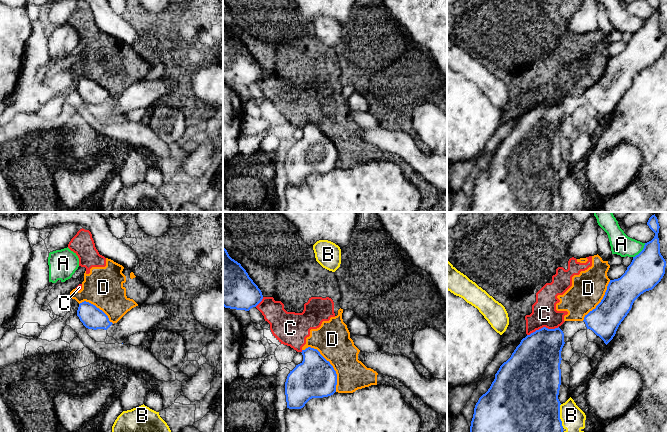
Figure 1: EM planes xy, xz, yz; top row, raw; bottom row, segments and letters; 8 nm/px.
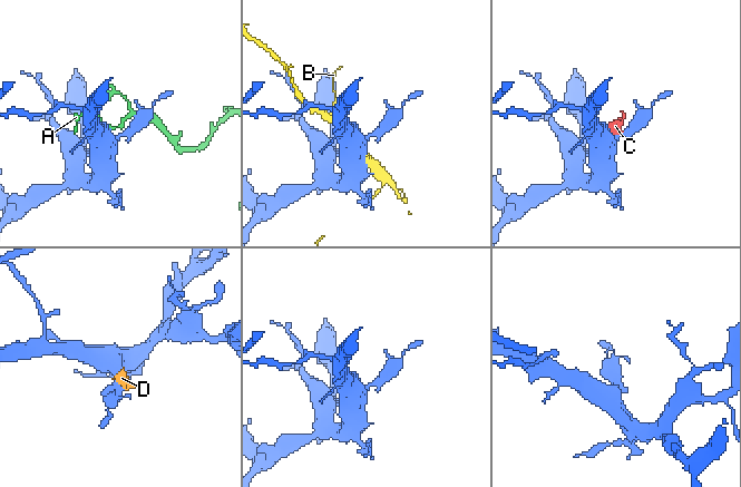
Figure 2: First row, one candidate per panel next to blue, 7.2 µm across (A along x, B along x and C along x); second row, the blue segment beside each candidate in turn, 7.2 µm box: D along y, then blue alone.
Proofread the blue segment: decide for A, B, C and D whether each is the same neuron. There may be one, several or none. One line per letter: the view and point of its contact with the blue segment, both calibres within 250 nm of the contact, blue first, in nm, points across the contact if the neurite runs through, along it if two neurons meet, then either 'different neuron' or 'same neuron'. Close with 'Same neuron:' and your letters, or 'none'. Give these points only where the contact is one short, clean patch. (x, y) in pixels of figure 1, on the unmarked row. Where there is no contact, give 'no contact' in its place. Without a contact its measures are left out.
A: yz (641, 27) | 280/170 nm | different neuron
B: yz (559, 192) | 500/190 nm | different neuron
C: yz (543, 103) | 360/200 nm | different neuron
D: xz (329, 139) | 320/280 nm | different neuron
Same neuron: none

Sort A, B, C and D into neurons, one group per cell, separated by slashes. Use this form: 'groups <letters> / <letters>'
groups A / B / C D

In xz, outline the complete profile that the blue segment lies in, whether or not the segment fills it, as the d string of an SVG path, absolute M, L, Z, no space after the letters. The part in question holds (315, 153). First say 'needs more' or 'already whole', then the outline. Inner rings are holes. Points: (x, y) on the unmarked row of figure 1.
already whole; M317 125L302 126L303 137L290 147L285 158L287 184L301 185L312 174L336 168L337 150Z

